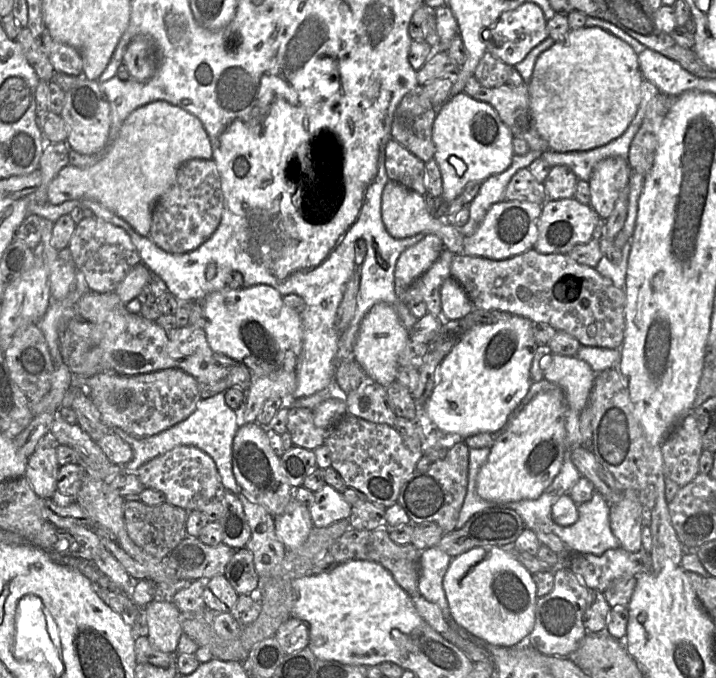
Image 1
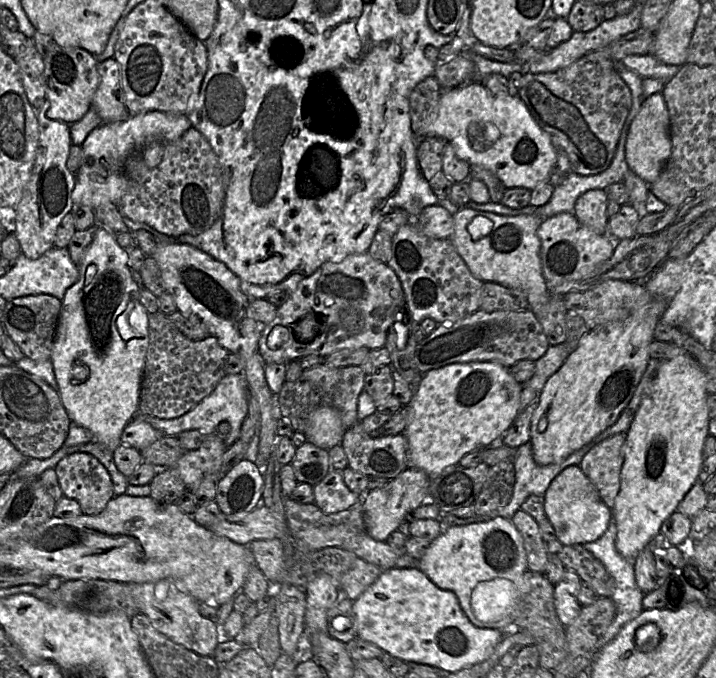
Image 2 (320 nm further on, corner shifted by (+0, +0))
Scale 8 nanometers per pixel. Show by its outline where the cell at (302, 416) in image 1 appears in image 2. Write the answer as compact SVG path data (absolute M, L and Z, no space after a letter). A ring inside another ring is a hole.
M325 365L305 369L294 382L285 382L278 393L283 418L290 420L293 429L304 433L305 419L319 406L330 406L339 411L346 431L358 422L358 399L364 390L365 374L360 366L330 367Z

